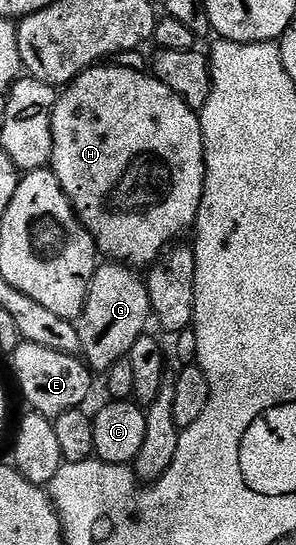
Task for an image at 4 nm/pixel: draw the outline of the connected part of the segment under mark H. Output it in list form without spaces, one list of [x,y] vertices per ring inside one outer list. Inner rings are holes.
[[[114,65],[90,67],[88,71],[78,75],[58,94],[57,104],[53,106],[53,116],[51,117],[51,141],[53,144],[51,145],[49,167],[55,173],[59,185],[63,185],[63,193],[67,193],[79,221],[87,229],[87,233],[95,241],[98,252],[106,260],[120,263],[130,269],[142,269],[141,267],[145,266],[148,268],[165,254],[170,245],[176,244],[180,240],[177,238],[188,227],[190,230],[196,224],[205,188],[205,146],[203,145],[201,117],[198,112],[190,109],[187,101],[183,101],[183,97],[179,97],[179,93],[171,93],[171,89],[167,89],[167,85],[154,79],[152,74],[119,68]]]

